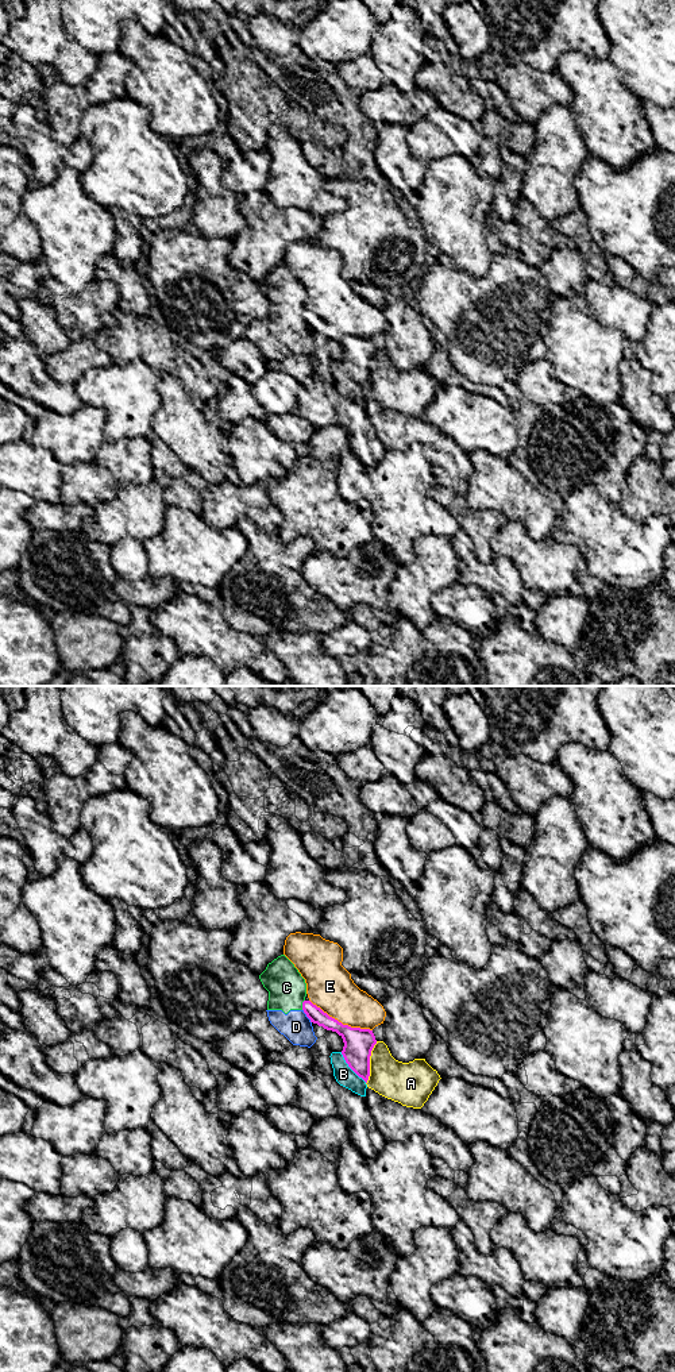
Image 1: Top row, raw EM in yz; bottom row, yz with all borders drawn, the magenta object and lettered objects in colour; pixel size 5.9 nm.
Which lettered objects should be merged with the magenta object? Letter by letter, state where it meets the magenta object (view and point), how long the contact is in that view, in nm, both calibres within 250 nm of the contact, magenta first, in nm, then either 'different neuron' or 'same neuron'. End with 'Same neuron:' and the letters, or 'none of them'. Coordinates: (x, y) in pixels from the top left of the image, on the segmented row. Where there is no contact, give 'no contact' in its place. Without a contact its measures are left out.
A: yz (369, 1063) | 260 nm | 180/240 nm | different neuron
B: yz (351, 1068) | 240 nm | 180/110 nm | different neuron
C: yz (303, 1005) | 70 nm | 90/220 nm | different neuron
D: yz (307, 1016) | 100 nm | 90/180 nm | different neuron
E: yz (340, 1022) | 420 nm | 180/280 nm | different neuron
Same neuron: none of them

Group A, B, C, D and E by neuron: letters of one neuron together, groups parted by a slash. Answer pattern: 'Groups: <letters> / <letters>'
Groups: A / B / C D / E

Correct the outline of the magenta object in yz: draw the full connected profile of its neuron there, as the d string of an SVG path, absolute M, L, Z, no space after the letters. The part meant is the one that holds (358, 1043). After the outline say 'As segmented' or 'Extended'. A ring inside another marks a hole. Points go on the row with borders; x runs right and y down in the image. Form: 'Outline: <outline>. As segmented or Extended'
Outline: M310 1001L302 1002L302 1010L310 1022L317 1024L327 1030L336 1032L343 1038L344 1047L342 1055L346 1063L367 1083L370 1076L370 1056L377 1044L373 1030L343 1025Z. As segmented

